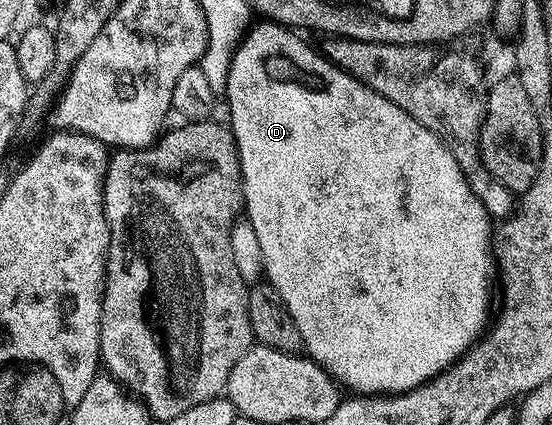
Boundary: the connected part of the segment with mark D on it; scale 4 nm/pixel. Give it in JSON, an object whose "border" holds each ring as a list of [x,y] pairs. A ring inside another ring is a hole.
{"border":[[[255,22],[246,29],[245,35],[236,43],[235,49],[231,53],[231,65],[227,70],[225,99],[227,99],[227,112],[231,115],[229,127],[235,139],[237,154],[239,155],[239,169],[243,179],[245,216],[246,219],[250,220],[253,231],[256,232],[257,239],[261,245],[263,276],[266,283],[274,286],[277,294],[281,294],[289,314],[293,317],[293,323],[297,325],[297,330],[301,334],[302,351],[318,362],[344,389],[352,388],[350,391],[355,394],[394,394],[413,390],[426,382],[426,380],[431,380],[432,377],[445,371],[450,364],[454,364],[483,335],[488,327],[489,316],[487,320],[487,311],[490,308],[492,311],[493,308],[493,257],[491,254],[493,221],[487,215],[485,206],[481,206],[481,202],[477,202],[477,196],[473,194],[473,190],[469,190],[469,182],[461,174],[461,168],[457,166],[457,160],[453,158],[453,154],[449,154],[449,150],[440,142],[437,134],[433,134],[433,130],[425,130],[425,126],[421,126],[421,122],[417,122],[417,118],[409,118],[409,114],[405,114],[405,110],[401,110],[401,106],[393,106],[393,102],[389,102],[389,98],[377,94],[377,90],[373,90],[368,84],[357,82],[357,78],[345,74],[345,70],[341,70],[336,64],[330,64],[323,56],[322,51],[315,49],[314,52],[299,37],[302,35],[298,31],[289,29],[284,24],[274,22],[259,23],[263,24],[256,24]]]}

